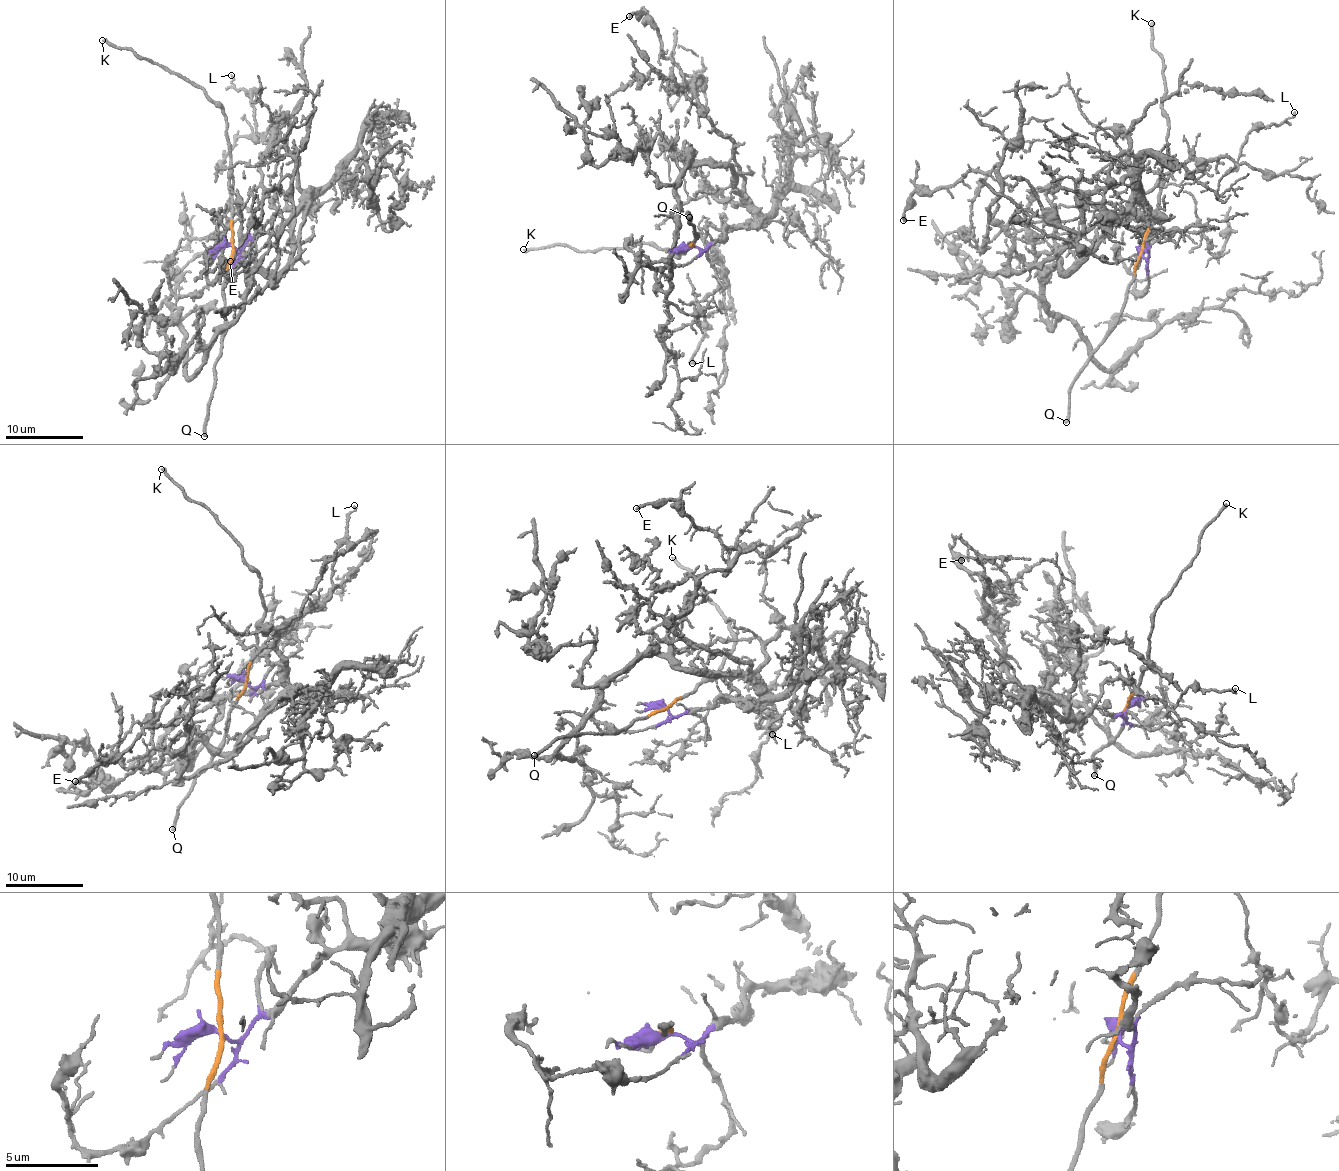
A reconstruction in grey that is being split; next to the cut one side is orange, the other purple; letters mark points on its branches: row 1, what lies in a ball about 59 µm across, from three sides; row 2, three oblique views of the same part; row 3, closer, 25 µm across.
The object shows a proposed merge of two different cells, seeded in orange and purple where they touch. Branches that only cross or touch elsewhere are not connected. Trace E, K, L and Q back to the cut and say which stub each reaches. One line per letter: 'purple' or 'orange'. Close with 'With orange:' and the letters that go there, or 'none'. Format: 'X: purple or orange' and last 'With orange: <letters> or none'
E: purple
K: orange
L: purple
Q: orange
With orange: K, Q

